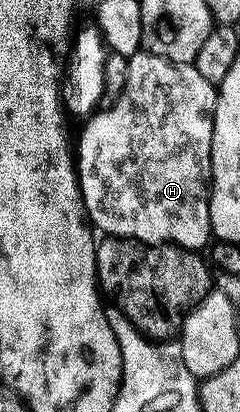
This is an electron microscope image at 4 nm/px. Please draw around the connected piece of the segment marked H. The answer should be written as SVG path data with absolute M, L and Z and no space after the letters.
M147 52L134 54L128 59L126 82L120 93L115 95L113 102L116 103L97 109L83 123L84 131L80 134L80 150L78 146L80 191L84 197L84 213L97 231L104 230L100 232L108 236L131 238L135 242L145 242L148 245L171 244L197 252L203 251L204 245L204 249L209 245L213 237L208 196L212 184L212 117L216 115L216 92L217 87L210 80L205 80L195 65L167 62L162 56L154 56Z

